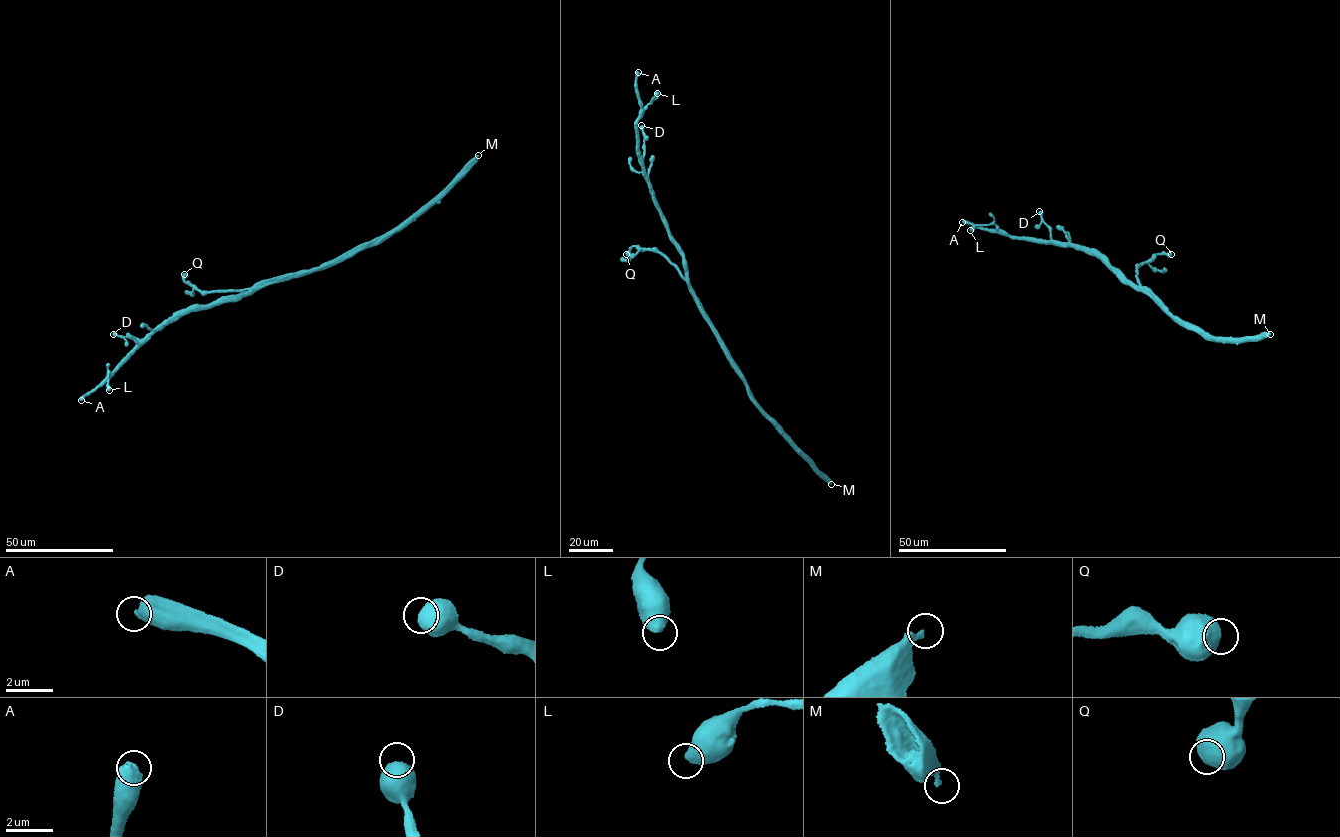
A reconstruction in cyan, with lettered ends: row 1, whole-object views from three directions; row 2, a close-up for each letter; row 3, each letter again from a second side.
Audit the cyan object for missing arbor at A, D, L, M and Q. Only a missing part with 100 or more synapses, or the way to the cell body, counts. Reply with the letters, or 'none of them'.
A

